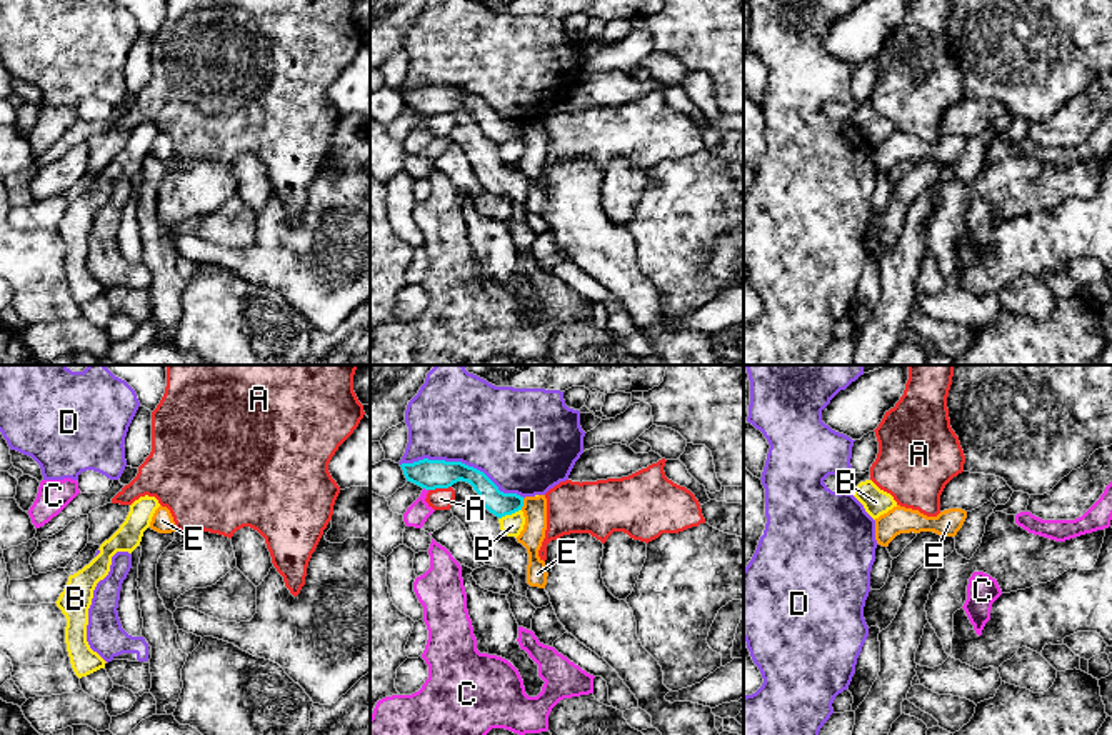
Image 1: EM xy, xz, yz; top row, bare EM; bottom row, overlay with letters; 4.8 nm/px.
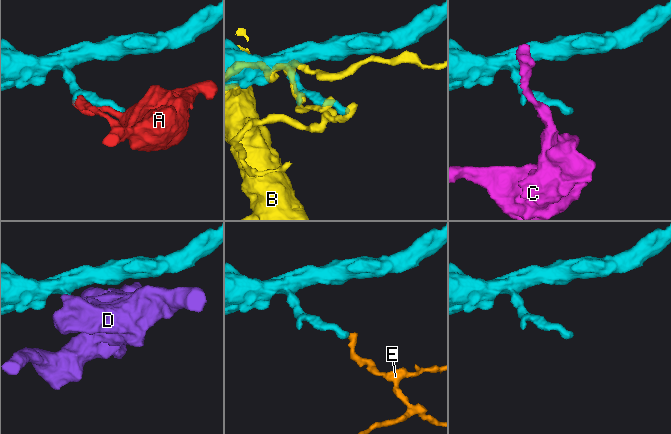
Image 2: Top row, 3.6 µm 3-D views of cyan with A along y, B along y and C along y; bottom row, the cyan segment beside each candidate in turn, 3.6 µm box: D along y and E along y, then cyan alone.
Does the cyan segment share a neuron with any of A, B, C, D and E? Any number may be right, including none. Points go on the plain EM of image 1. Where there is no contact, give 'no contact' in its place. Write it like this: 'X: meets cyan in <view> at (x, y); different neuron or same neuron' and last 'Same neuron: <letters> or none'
A: meets cyan in xz at (439, 114); different neuron
B: meets cyan in xz at (509, 140); different neuron
C: meets cyan in xz at (425, 115); different neuron
D: meets cyan in xz at (460, 89); different neuron
E: meets cyan in xz at (522, 130); different neuron
Same neuron: none

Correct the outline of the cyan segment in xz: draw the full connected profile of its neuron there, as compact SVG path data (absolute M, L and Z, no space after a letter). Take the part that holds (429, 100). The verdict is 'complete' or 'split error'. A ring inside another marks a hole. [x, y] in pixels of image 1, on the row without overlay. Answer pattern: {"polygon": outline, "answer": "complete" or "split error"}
{"polygon": "M423 85L413 90L402 90L400 93L407 108L425 117L448 115L460 107L470 110L478 120L482 132L498 145L512 142L523 133L523 123L500 118L483 98L462 88Z", "answer": "complete"}

